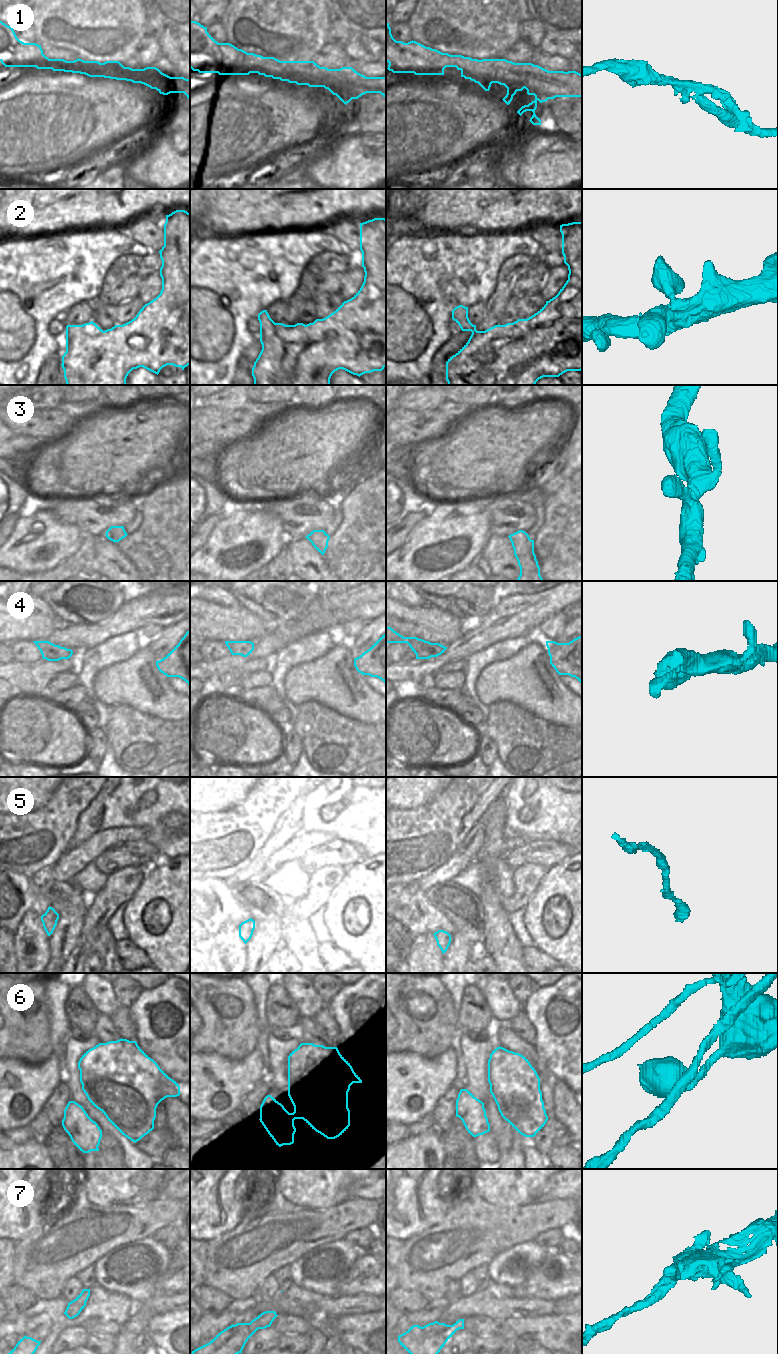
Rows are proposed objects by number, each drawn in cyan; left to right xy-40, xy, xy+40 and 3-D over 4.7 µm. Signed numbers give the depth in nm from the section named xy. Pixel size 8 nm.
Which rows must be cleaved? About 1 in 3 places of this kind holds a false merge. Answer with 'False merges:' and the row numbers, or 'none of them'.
False merges: 1, 6, 7

